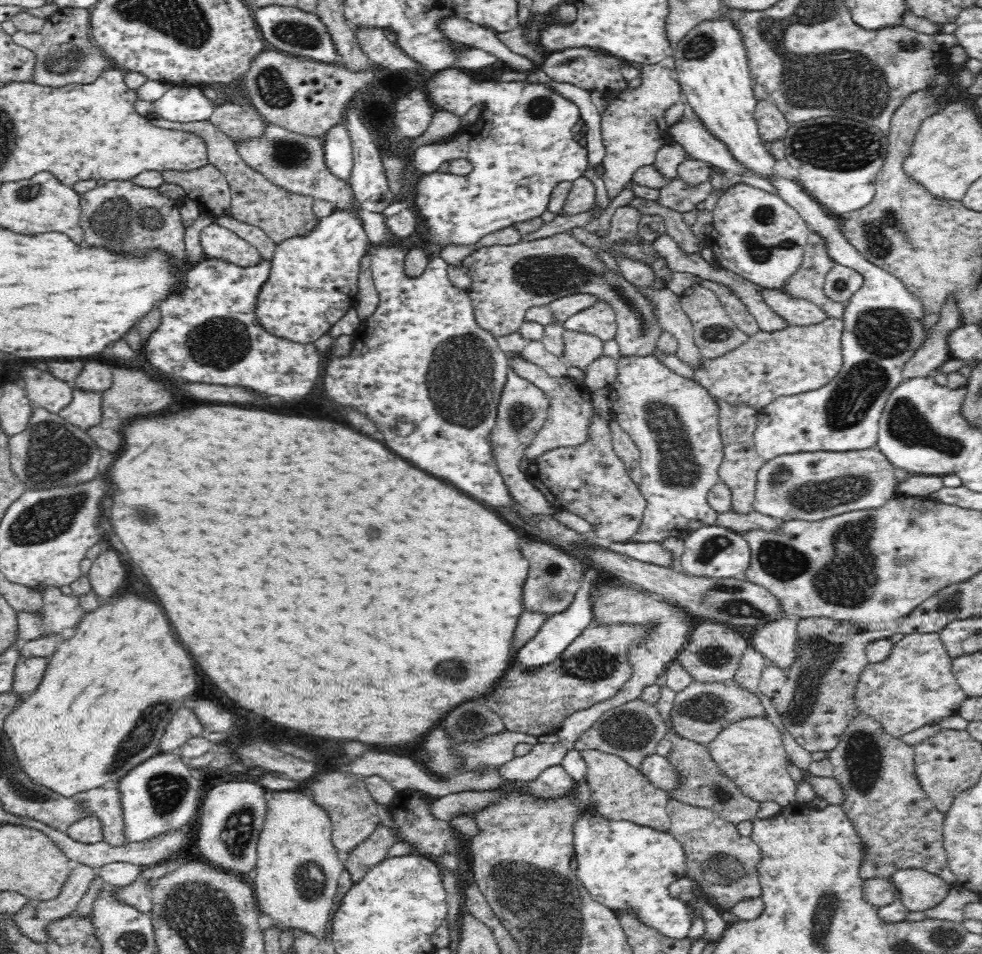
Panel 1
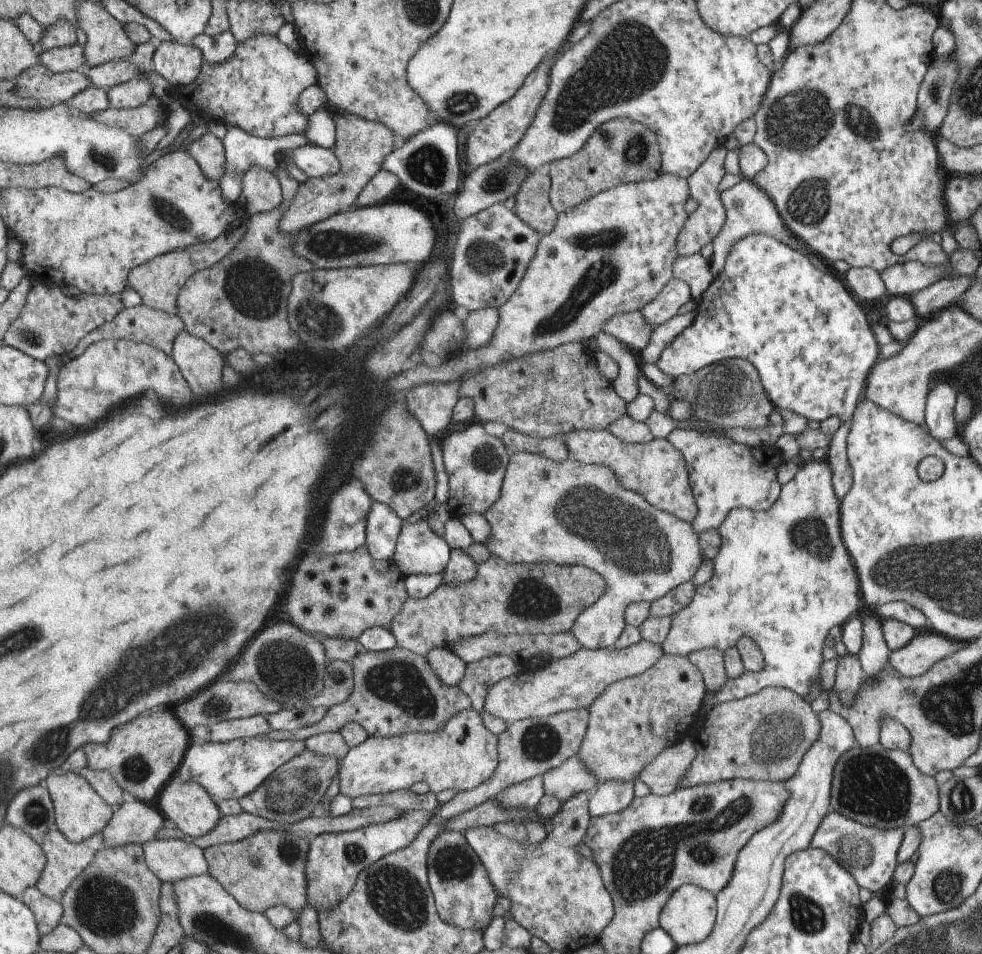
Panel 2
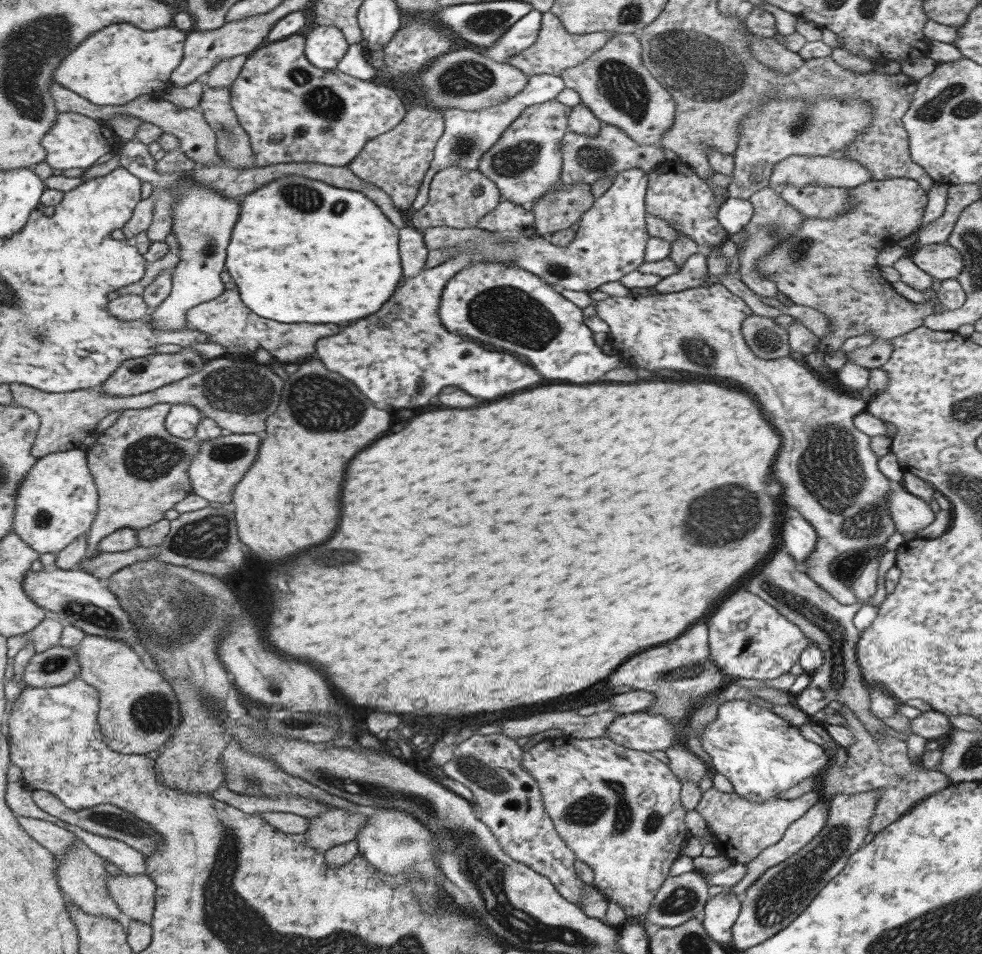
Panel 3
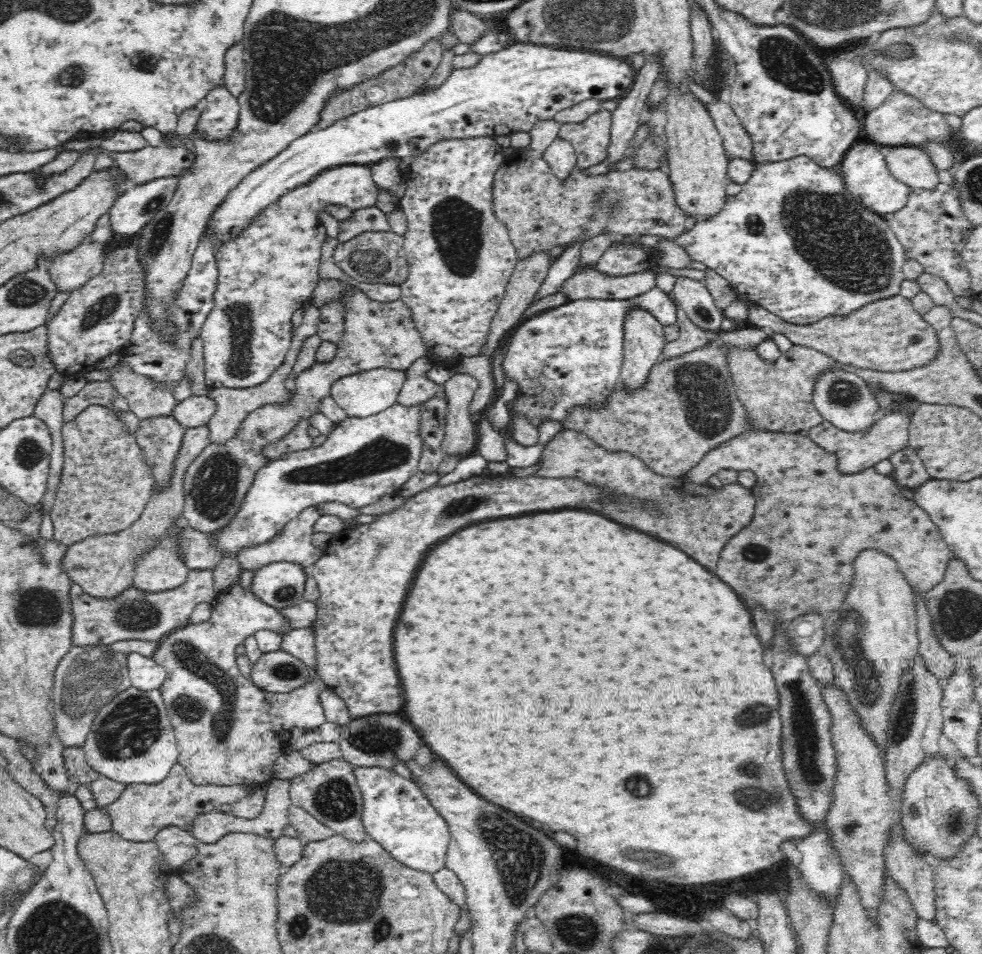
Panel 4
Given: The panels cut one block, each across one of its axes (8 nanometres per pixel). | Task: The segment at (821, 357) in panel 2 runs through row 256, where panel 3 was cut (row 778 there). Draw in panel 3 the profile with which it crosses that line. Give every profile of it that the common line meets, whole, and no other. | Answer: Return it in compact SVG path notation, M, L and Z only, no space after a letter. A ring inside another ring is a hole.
M721 701L716 716L698 738L710 758L714 771L725 776L733 793L749 802L761 804L793 788L800 780L817 776L829 758L817 744L806 740L796 726L776 714L747 701Z

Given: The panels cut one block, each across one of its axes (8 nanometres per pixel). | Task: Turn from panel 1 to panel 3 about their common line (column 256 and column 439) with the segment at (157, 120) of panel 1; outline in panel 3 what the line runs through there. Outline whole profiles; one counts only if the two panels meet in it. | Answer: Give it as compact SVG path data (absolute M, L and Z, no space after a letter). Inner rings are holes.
M450 166L433 175L428 184L427 202L419 210L413 212L409 224L420 232L433 226L473 228L482 216L497 206L500 199L501 196L495 183L478 170L465 170L458 166Z

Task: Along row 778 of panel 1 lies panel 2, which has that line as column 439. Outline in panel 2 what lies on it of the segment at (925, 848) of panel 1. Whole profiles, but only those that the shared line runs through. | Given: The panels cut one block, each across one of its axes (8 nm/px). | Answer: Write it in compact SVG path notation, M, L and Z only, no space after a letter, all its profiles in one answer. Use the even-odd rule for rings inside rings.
M443 831L431 841L426 856L426 877L435 910L444 923L479 933L485 930L493 918L493 905L498 894L462 833Z

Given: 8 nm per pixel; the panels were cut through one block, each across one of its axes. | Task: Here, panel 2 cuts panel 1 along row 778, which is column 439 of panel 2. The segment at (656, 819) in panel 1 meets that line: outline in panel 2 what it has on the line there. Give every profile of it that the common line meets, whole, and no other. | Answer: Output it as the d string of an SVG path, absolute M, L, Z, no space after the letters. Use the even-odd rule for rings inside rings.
M490 554L487 560L481 562L477 565L476 577L469 581L468 583L452 583L451 585L445 585L441 583L431 594L428 594L425 598L421 600L415 600L411 597L407 597L405 602L403 602L401 610L393 617L390 622L389 631L395 637L396 646L400 649L407 649L412 653L421 655L422 657L426 655L430 649L447 649L452 650L452 645L457 643L460 638L466 639L475 635L480 635L486 633L487 631L497 631L499 634L504 635L554 635L557 633L564 633L570 630L573 621L577 618L577 615L585 610L588 606L591 606L606 589L605 579L587 567L582 567L579 565L553 565L552 563L508 563L501 560L497 555Z

